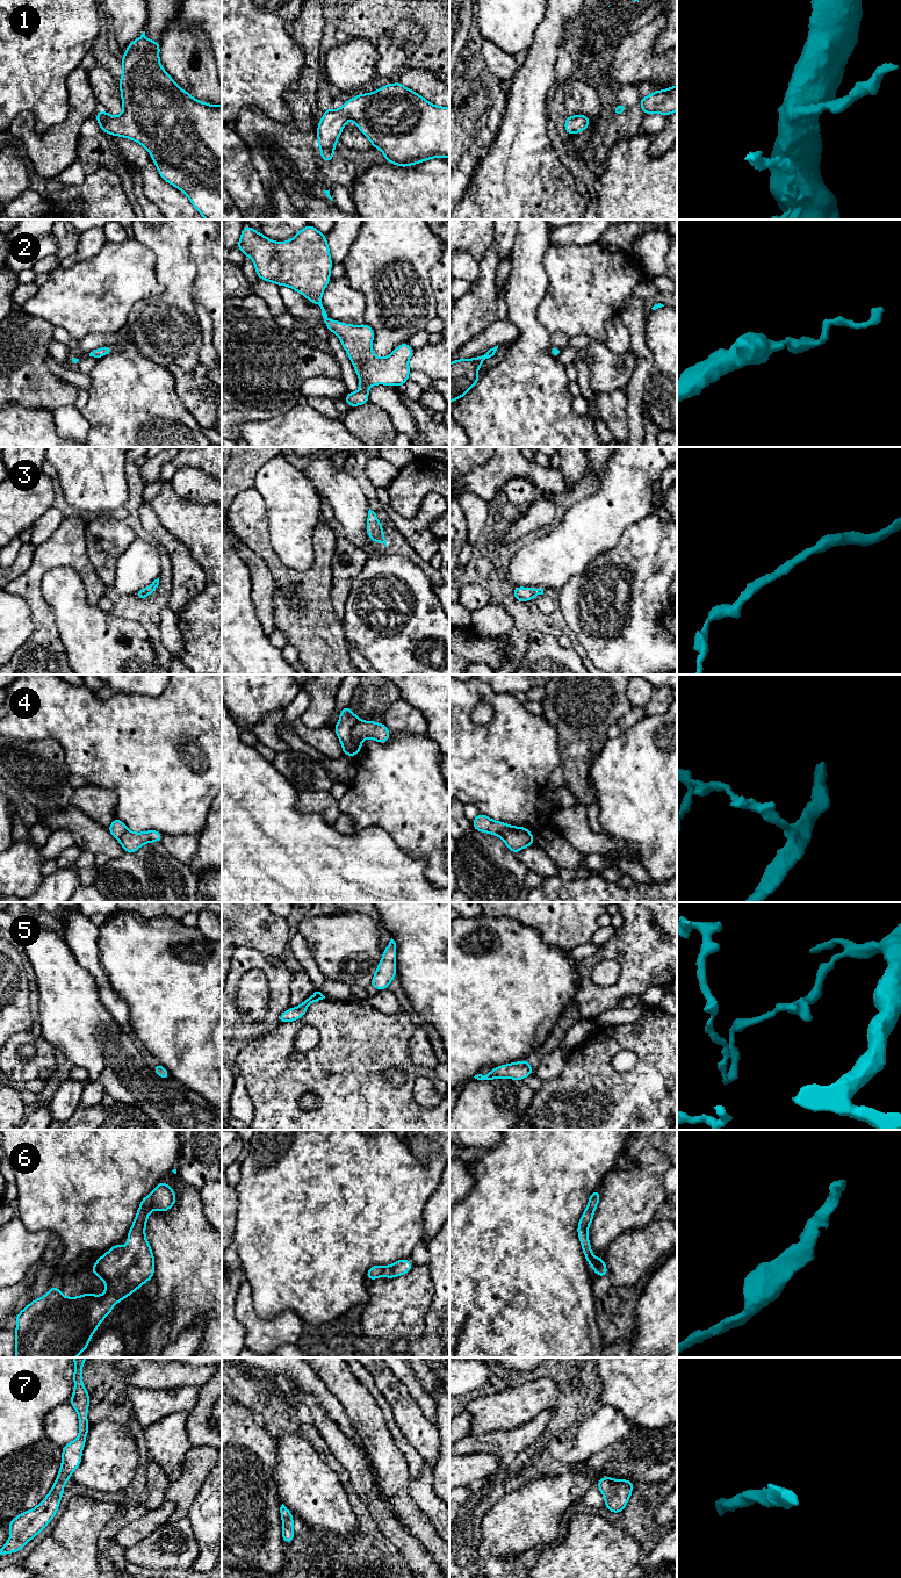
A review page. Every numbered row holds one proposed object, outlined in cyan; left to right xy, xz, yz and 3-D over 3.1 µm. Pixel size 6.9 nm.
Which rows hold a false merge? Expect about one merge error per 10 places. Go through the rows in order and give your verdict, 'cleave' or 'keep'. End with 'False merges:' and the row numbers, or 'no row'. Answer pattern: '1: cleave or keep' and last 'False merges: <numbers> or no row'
1: keep
2: keep
3: keep
4: keep
5: keep
6: keep
7: keep
False merges: no row

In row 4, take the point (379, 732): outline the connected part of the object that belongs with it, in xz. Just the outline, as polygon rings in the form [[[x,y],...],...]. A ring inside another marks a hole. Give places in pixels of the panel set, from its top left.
[[[351,705],[340,711],[339,722],[334,726],[334,732],[341,743],[345,756],[358,756],[366,737],[379,743],[387,743],[390,730],[384,723],[375,721],[361,721],[356,714],[351,712]]]

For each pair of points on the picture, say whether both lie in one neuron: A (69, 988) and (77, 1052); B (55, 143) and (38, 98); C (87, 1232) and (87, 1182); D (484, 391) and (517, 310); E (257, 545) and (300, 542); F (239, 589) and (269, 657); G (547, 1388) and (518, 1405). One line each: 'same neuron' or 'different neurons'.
A: same neuron
B: different neurons
C: same neuron
D: same neuron
E: different neurons
F: same neuron
G: same neuron

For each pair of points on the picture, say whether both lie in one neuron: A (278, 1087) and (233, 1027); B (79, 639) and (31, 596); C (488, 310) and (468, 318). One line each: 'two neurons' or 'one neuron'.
A: two neurons
B: two neurons
C: one neuron

